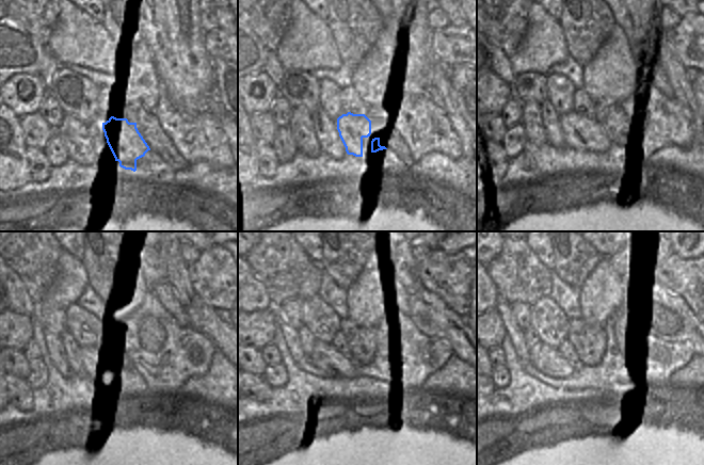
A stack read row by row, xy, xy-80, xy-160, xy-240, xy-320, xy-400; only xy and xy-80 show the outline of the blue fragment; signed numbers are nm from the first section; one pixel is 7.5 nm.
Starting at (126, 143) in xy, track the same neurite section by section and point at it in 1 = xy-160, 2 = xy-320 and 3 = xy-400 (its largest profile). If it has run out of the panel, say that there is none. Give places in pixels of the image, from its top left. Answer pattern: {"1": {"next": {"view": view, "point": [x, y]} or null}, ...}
{"1": {"next": {"view": "xy-160", "point": [581, 131]}}, "2": {"next": {"view": "xy-320", "point": [323, 356]}}, "3": {"next": {"view": "xy-400", "point": [547, 359]}}}

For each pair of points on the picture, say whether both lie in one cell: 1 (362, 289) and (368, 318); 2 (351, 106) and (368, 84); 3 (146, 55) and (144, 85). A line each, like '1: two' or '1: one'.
1: one
2: two
3: one

